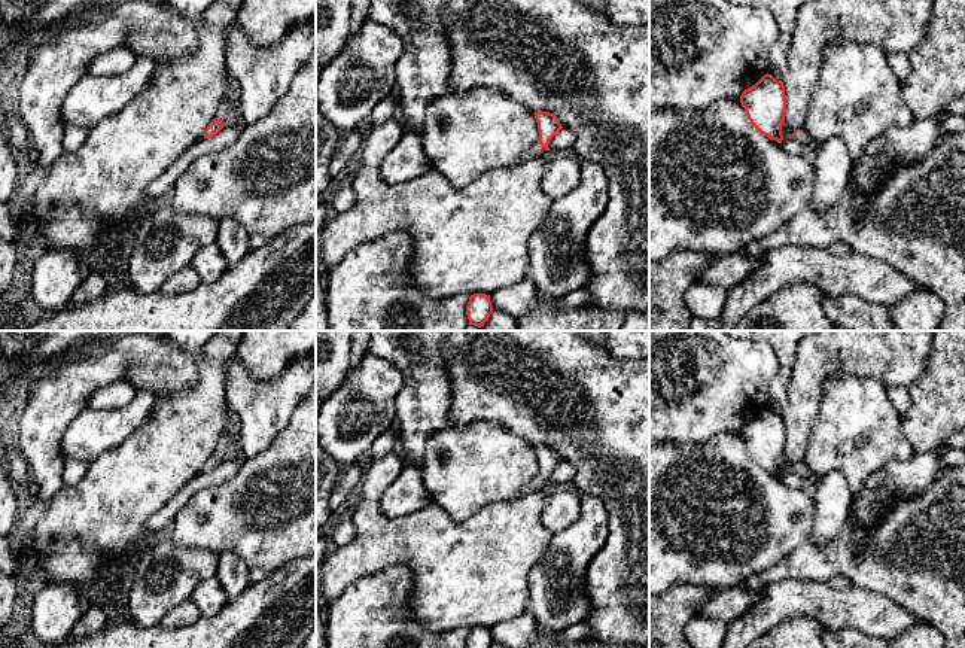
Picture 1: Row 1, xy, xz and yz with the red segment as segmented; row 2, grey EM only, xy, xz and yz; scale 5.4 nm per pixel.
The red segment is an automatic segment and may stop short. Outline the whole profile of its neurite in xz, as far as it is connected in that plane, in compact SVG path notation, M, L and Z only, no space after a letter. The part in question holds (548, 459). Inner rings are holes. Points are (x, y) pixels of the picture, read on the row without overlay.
M535 445L533 448L538 456L539 474L520 493L514 495L511 501L532 495L547 487L550 474L563 462L558 451L554 447Z

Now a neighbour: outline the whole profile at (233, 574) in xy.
M222 550L217 554L216 578L223 587L228 599L241 596L253 582L244 560L232 550Z

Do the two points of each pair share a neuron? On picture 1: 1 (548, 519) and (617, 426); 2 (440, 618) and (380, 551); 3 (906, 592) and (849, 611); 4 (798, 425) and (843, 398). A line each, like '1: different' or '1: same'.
1: different
2: same
3: different
4: different

